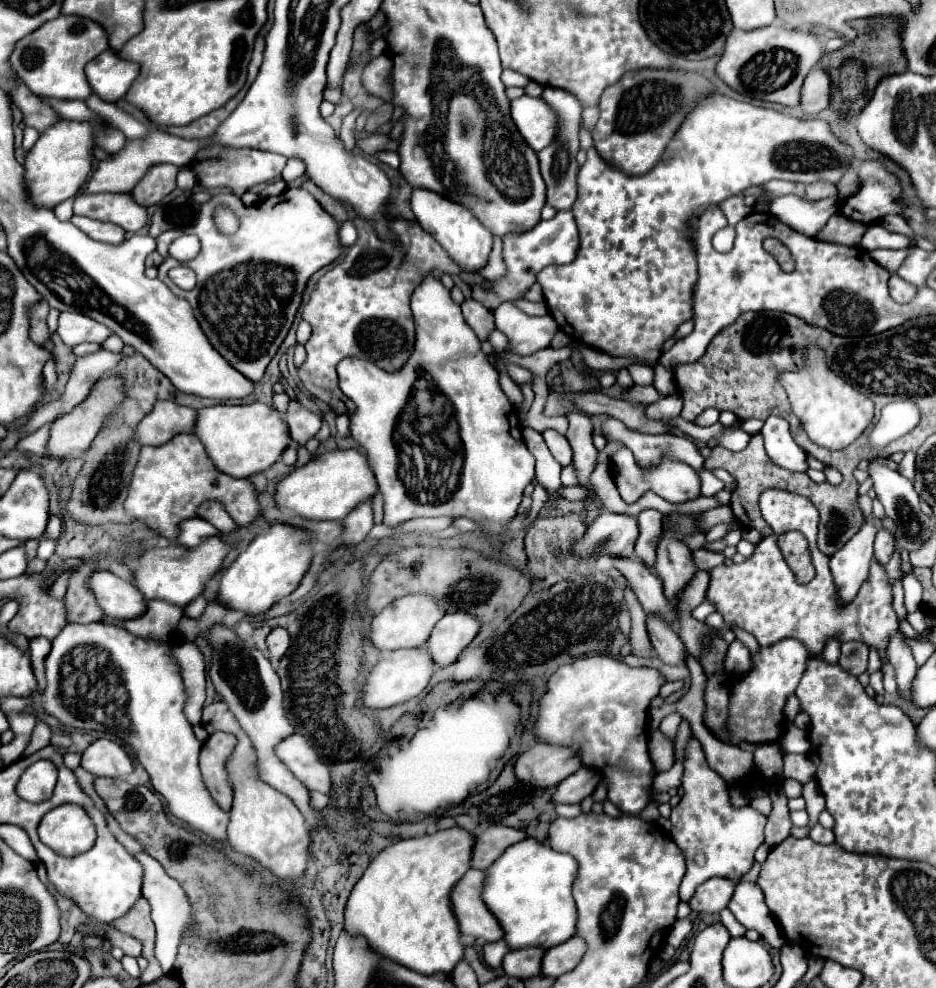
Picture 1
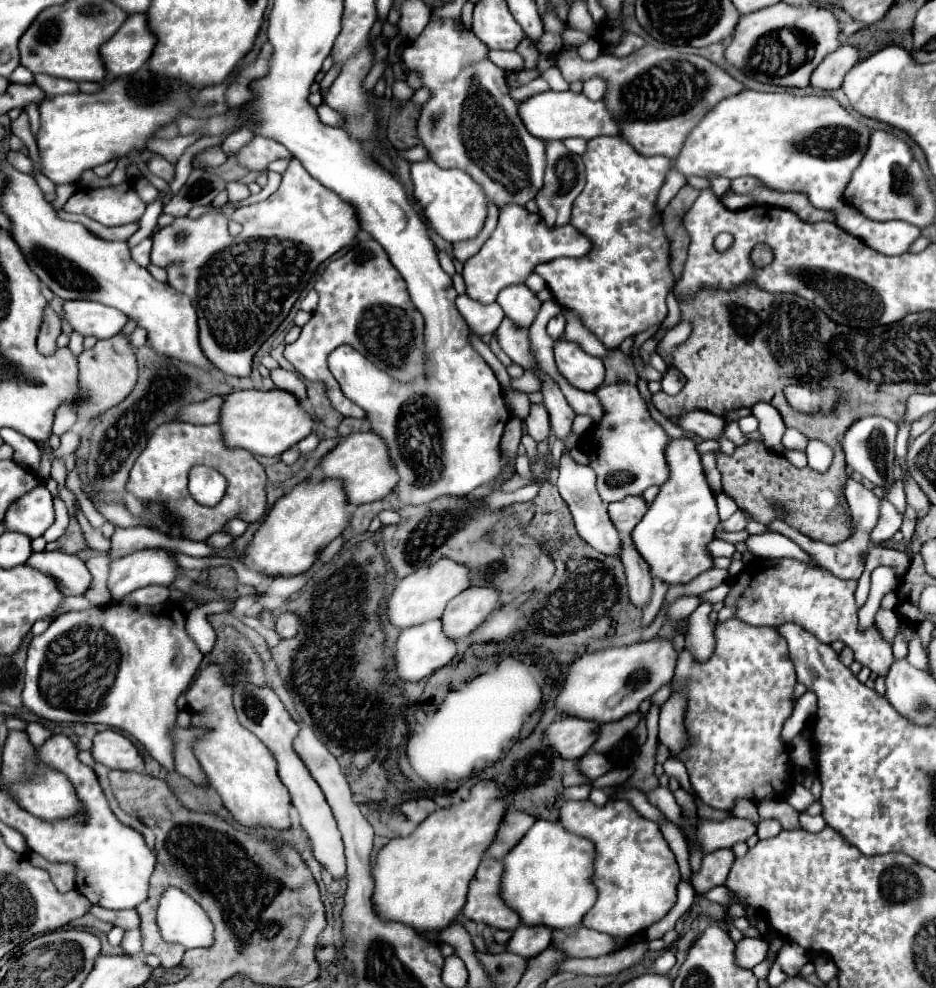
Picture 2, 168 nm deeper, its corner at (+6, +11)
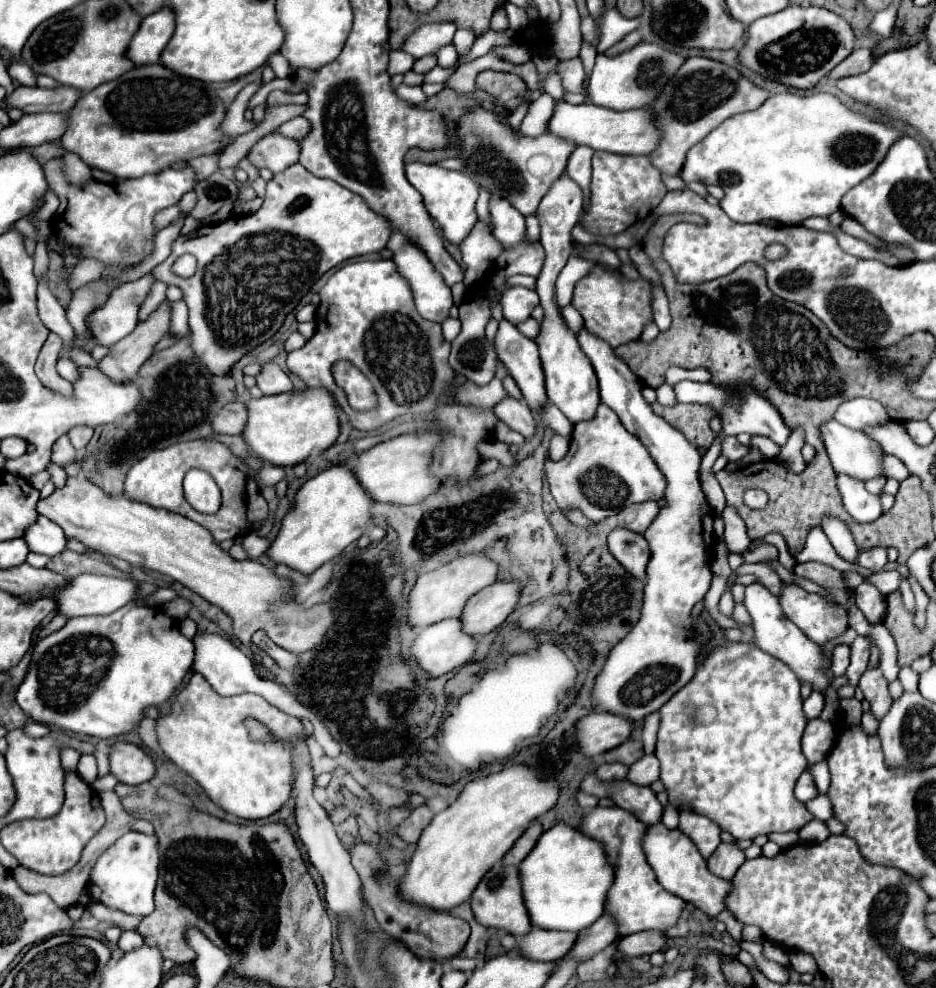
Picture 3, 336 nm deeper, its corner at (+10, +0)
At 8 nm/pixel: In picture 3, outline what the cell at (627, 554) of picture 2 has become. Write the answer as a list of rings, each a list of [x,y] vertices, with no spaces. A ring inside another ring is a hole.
[[[616,528],[608,534],[608,548],[610,554],[626,568],[626,572],[630,572],[638,580],[644,580],[650,550],[642,534]]]

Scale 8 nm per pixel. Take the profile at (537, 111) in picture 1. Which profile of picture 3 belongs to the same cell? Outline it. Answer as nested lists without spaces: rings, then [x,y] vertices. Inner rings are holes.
[[[562,100],[554,106],[554,114],[548,120],[546,132],[562,140],[574,140],[574,144],[590,146],[594,150],[606,150],[614,154],[646,154],[646,152],[652,152],[654,146],[658,144],[658,130],[654,122],[656,118],[648,110],[616,112],[616,110],[594,106],[588,102],[574,106]]]

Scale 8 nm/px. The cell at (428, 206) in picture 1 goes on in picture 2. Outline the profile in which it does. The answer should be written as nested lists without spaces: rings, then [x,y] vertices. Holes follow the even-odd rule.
[[[434,161],[412,163],[412,183],[414,195],[424,205],[424,213],[430,225],[450,243],[472,239],[480,233],[486,219],[486,195],[484,189],[472,181],[460,169],[440,169]]]

